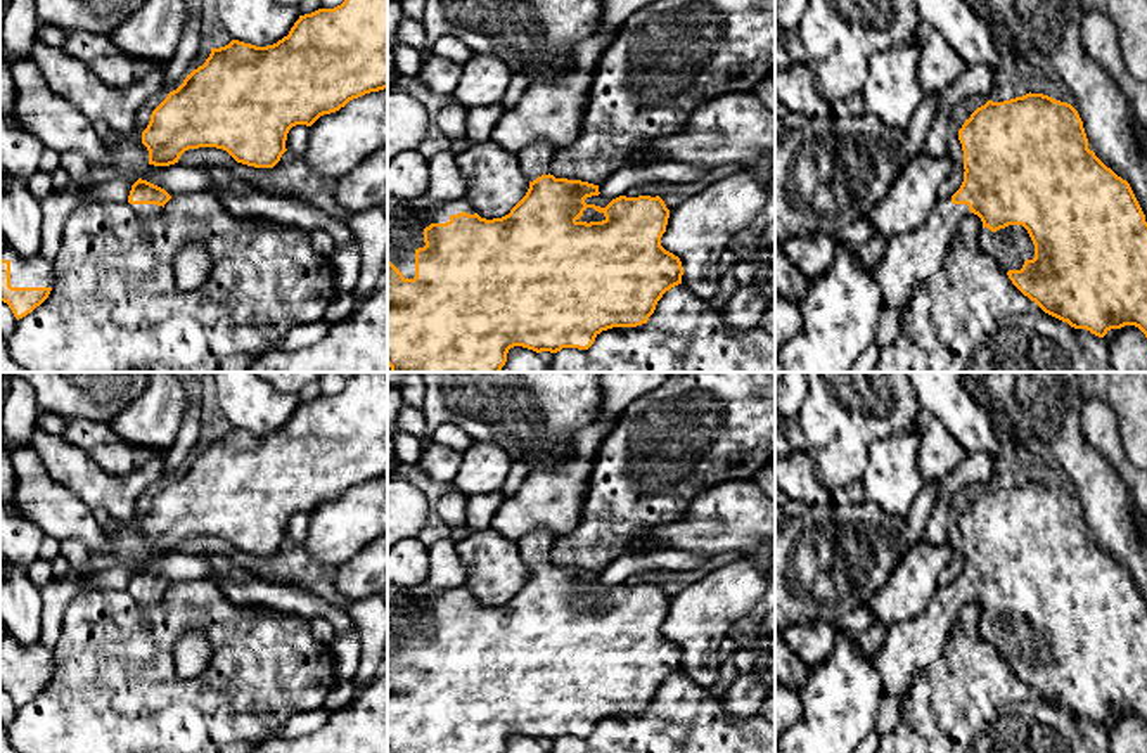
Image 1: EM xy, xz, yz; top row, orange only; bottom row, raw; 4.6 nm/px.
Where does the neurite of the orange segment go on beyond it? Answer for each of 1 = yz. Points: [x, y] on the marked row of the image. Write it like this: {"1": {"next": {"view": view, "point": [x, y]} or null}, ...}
{"1": {"next": {"view": "yz", "point": [912, 258]}}}

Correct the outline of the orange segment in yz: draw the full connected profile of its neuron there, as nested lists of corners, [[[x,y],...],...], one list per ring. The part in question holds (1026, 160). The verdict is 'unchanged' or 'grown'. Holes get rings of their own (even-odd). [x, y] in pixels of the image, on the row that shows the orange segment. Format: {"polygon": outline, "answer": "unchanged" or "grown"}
{"polygon": [[[1026,93],[1003,102],[988,100],[958,130],[964,151],[964,182],[948,199],[939,199],[929,218],[913,232],[887,241],[874,267],[884,308],[905,308],[915,287],[936,274],[962,218],[974,213],[983,222],[979,244],[998,254],[1012,284],[1045,313],[1104,338],[1111,329],[1138,327],[1147,338],[1147,222],[1126,180],[1107,168],[1093,151],[1078,111],[1043,93]]], "answer": "grown"}

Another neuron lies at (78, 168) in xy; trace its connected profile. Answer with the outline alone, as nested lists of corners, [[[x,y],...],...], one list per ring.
[[[64,152],[61,166],[67,171],[73,182],[85,180],[92,175],[93,166],[78,152]]]

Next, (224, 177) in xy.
[[[208,166],[202,168],[206,173],[211,175],[211,178],[223,187],[225,190],[235,194],[235,196],[247,196],[247,194],[261,194],[253,185],[240,182],[234,177],[234,173],[221,166]]]

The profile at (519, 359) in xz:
[[[514,346],[507,353],[507,362],[500,372],[548,372],[548,364],[540,357],[540,353]]]

